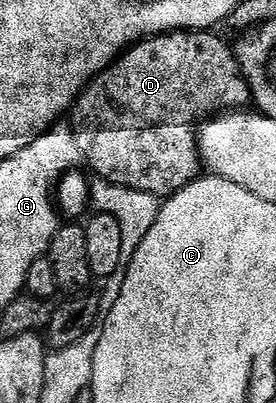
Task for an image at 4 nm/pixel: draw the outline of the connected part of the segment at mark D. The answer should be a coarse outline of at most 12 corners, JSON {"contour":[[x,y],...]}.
{"contour":[[212,30],[149,36],[81,91],[99,179],[167,198],[197,125],[252,99]]}

